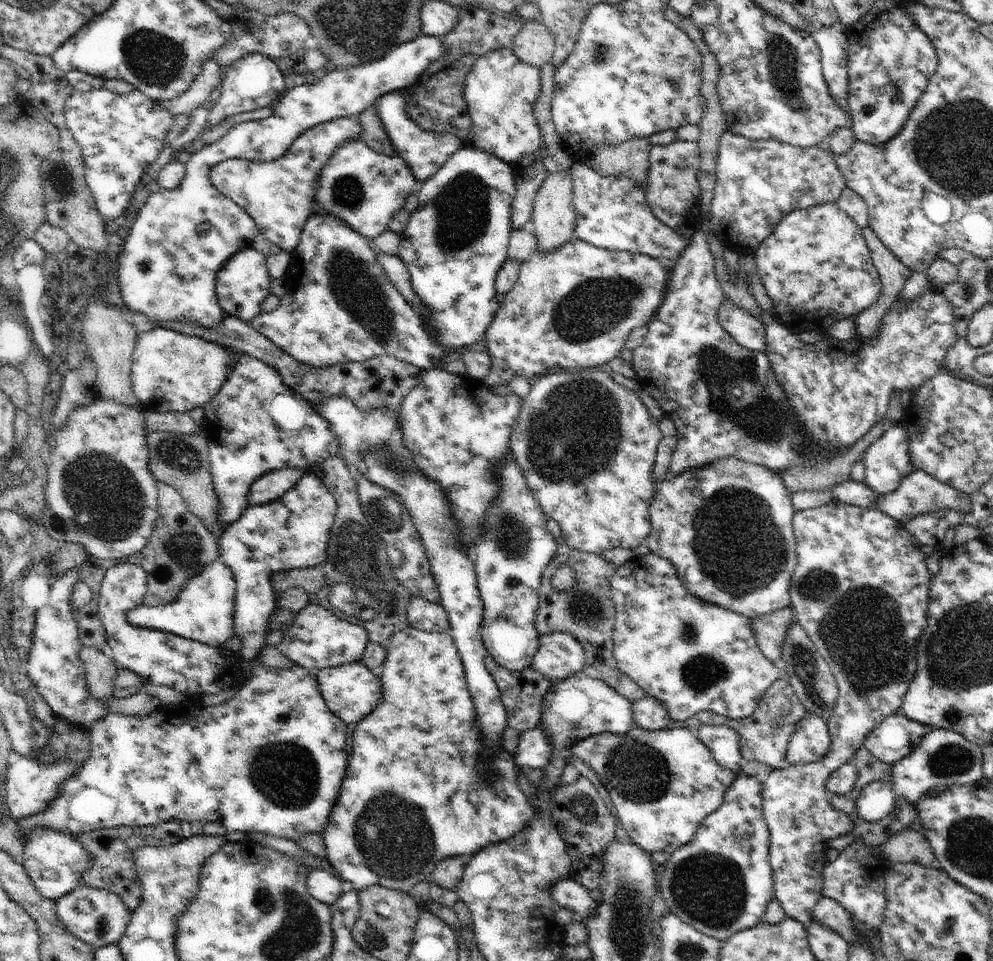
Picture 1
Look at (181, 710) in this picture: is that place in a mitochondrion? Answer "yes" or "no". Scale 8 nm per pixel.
no

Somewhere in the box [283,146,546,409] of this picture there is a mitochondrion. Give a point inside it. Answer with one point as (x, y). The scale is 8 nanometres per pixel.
(358, 291)

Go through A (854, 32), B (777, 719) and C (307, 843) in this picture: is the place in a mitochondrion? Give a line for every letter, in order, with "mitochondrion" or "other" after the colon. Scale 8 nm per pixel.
A: other
B: mitochondrion
C: other

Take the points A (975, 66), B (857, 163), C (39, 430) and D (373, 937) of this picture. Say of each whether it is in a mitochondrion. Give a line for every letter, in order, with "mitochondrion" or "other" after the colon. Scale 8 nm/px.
A: other
B: other
C: other
D: mitochondrion

